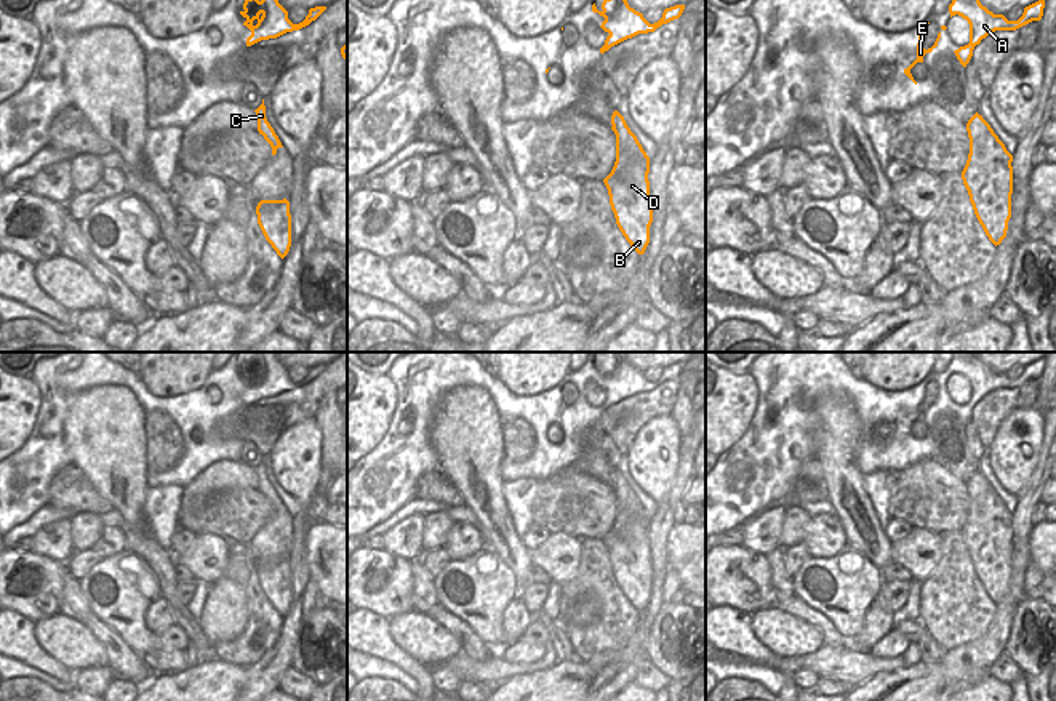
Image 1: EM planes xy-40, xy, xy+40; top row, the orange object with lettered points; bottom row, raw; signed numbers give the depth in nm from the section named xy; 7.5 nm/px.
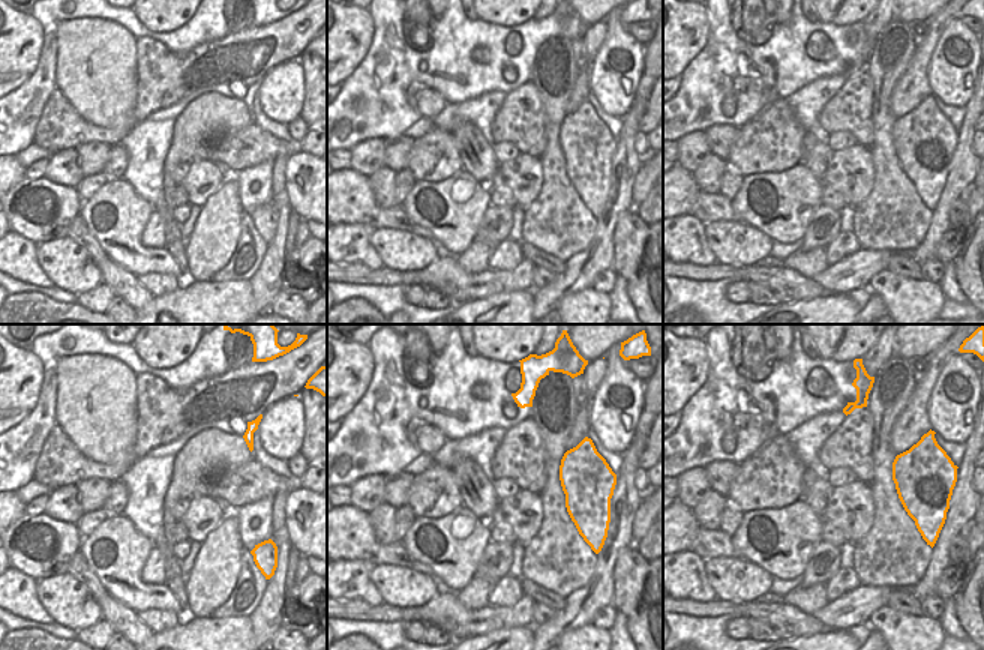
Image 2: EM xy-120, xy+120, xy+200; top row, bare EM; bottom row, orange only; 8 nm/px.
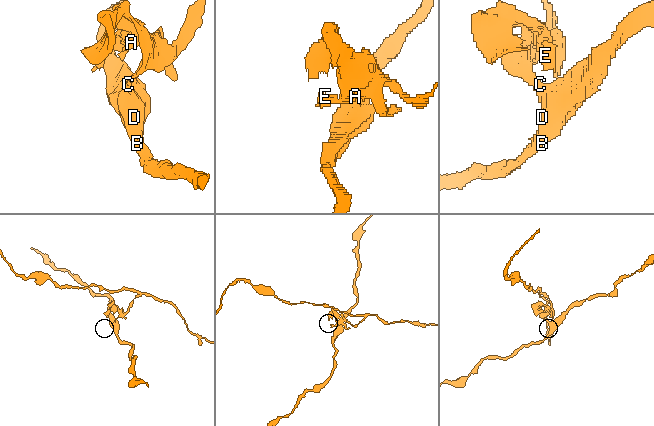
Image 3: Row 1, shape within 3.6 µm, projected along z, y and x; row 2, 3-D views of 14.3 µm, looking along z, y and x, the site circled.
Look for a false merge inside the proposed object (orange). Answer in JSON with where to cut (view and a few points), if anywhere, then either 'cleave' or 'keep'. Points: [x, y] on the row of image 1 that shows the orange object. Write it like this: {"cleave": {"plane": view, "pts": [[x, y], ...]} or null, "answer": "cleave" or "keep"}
{"cleave": {"plane": "xy", "pts": [[613, 125], [628, 152], [632, 157], [639, 157]]}, "answer": "cleave"}

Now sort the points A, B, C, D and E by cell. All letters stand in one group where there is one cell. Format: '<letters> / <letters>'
A C E / B D

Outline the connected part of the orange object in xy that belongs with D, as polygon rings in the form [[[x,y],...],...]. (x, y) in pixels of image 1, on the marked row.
[[[611,126],[611,130],[613,130],[614,134],[616,134],[616,162],[614,162],[614,166],[613,166],[611,173],[603,179],[603,182],[605,182],[606,189],[608,189],[610,205],[611,205],[611,210],[613,210],[613,213],[614,213],[616,224],[618,224],[619,230],[622,232],[622,235],[626,237],[626,240],[630,243],[630,246],[632,246],[638,254],[643,254],[645,250],[646,250],[646,246],[648,246],[648,243],[650,243],[650,226],[651,226],[651,222],[653,222],[653,202],[651,202],[651,198],[650,198],[650,181],[648,181],[650,157],[646,155],[646,152],[645,152],[643,147],[642,147],[642,154],[640,154],[637,158],[632,158],[632,157],[629,155],[627,147],[622,144],[621,138],[618,136],[616,128]]]

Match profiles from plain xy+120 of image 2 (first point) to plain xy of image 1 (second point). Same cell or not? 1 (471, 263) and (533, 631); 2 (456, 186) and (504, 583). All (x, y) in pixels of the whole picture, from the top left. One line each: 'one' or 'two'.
1: two
2: one

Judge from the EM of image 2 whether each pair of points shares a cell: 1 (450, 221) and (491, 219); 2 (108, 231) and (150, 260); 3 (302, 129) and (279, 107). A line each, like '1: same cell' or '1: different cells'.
1: different cells
2: same cell
3: different cells

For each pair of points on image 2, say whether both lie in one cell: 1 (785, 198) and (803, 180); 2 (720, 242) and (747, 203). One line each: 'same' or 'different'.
1: same
2: different

